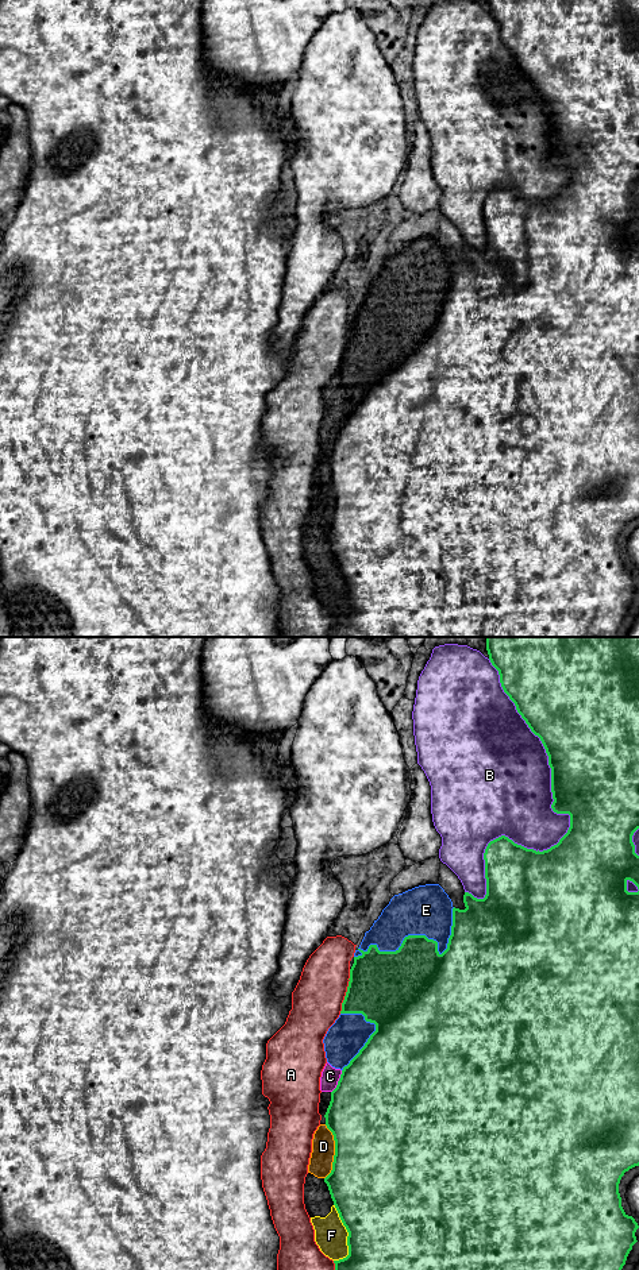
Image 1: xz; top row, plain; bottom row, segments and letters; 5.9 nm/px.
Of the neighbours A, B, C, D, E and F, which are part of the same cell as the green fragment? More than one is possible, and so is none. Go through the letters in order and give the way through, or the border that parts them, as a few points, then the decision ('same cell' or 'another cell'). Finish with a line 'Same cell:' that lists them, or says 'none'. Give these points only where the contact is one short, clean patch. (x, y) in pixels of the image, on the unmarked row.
A: another cell
B: another cell
C: border xz (342, 423), (338, 436), (331, 444); another cell
D: another cell
E: another cell
F: another cell
Same cell: none

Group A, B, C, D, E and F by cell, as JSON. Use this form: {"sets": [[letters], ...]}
{"sets": [["A"], ["B"], ["C", "D", "E", "F"]]}

